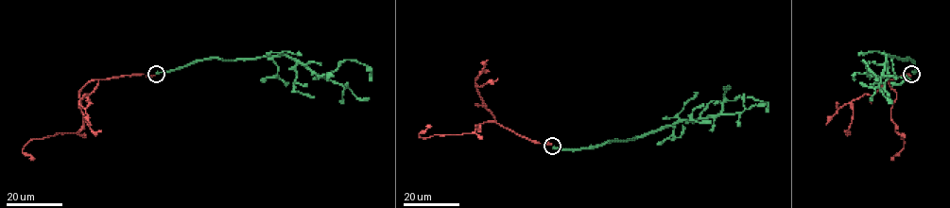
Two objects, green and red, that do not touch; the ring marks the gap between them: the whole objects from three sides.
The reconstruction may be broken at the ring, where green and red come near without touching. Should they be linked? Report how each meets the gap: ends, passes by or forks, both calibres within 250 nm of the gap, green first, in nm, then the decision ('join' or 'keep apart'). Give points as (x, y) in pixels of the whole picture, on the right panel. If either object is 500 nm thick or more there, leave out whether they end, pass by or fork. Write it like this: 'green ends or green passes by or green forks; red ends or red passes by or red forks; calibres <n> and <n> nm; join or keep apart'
calibres 500 and 170 nm; keep apart

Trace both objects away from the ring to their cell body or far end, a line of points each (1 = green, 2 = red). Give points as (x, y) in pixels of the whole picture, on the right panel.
1: (912, 73), (915, 67), (909, 59), (901, 60), (888, 56), (884, 74), (871, 76), (864, 60), (878, 81)
2: (911, 75), (888, 79), (897, 98), (891, 109), (891, 121), (904, 140), (904, 147), (891, 159)

